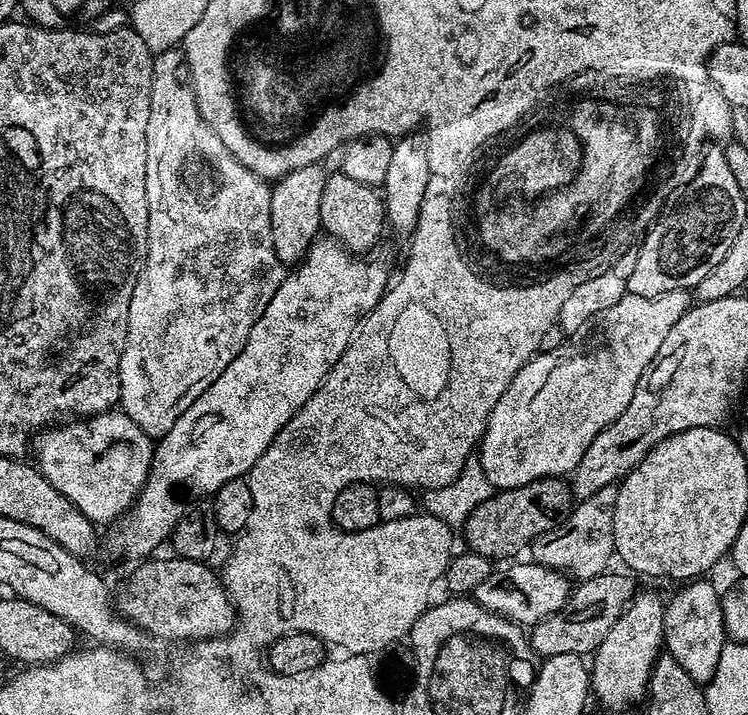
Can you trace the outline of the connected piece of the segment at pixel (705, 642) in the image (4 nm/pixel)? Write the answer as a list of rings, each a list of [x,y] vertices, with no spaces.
[[[696,578],[681,587],[684,589],[672,601],[667,601],[664,610],[663,647],[697,686],[707,685],[712,679],[726,643],[722,596],[719,591],[716,593],[714,585],[706,581],[704,578]]]

